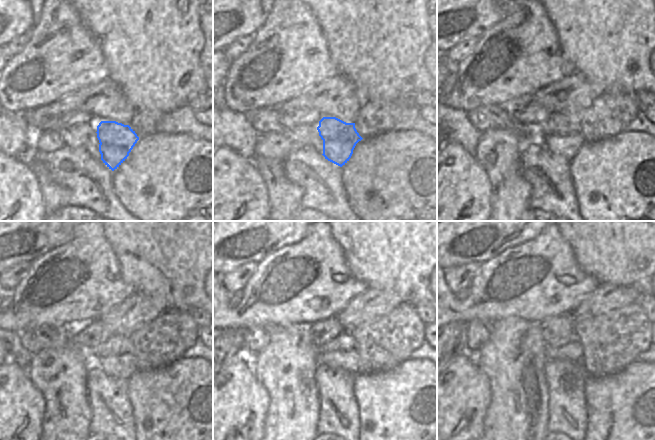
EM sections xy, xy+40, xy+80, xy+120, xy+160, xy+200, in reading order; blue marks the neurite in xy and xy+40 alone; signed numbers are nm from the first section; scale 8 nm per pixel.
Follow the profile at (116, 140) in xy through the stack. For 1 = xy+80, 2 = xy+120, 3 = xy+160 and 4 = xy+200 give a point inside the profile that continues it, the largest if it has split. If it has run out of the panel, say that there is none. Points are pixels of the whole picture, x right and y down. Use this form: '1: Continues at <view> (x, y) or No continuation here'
1: Continues at xy+80 (563, 138)
2: Continues at xy+120 (116, 355)
3: Continues at xy+160 (341, 353)
4: Continues at xy+200 (570, 348)

